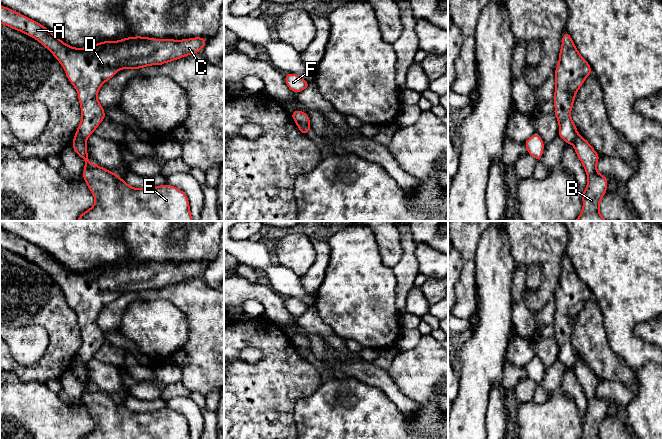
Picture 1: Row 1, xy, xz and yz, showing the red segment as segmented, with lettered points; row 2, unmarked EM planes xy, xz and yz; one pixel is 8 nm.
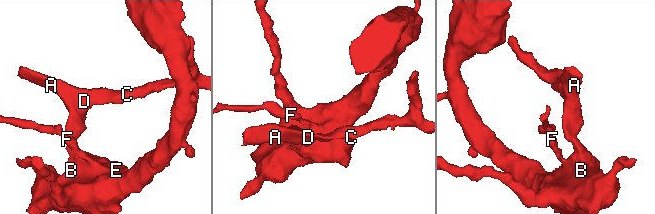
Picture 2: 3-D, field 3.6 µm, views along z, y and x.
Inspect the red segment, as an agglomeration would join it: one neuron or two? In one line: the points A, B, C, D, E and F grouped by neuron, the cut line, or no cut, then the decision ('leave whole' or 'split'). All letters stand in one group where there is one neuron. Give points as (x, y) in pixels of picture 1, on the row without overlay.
groups A C D / B E F; cut xz (298, 348), (307, 348), (310, 351); split

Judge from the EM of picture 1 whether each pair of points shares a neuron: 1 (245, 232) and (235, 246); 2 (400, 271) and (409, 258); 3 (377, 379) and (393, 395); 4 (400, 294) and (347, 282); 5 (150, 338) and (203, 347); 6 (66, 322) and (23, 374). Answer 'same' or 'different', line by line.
1: different
2: same
3: same
4: different
5: different
6: same

